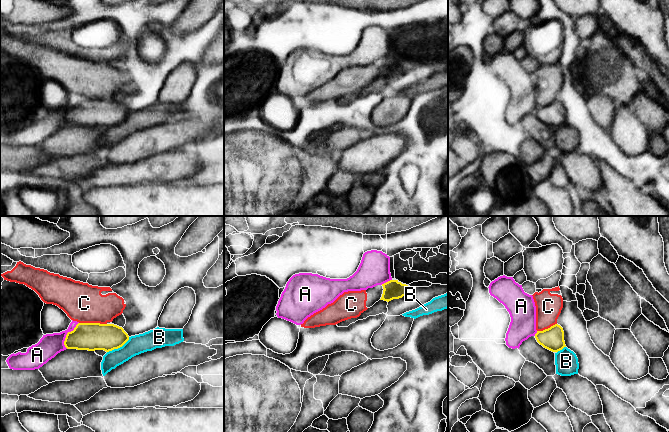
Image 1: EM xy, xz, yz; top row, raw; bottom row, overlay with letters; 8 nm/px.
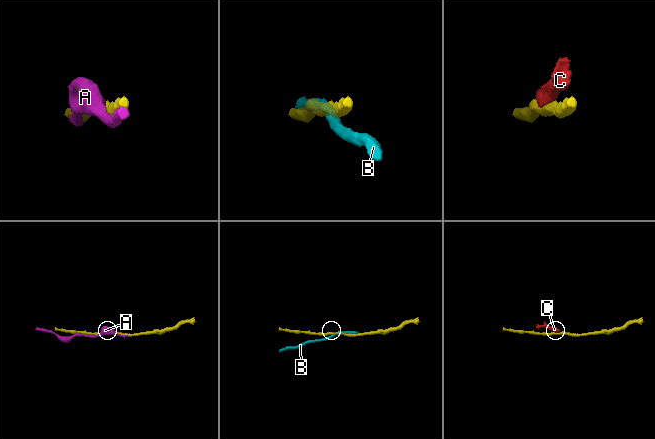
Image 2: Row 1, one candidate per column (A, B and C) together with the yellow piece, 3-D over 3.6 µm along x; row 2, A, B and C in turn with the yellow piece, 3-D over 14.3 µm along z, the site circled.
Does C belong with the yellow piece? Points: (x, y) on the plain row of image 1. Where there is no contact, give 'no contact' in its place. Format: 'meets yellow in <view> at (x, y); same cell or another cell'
meets yellow in xy at (93, 99); another cell

